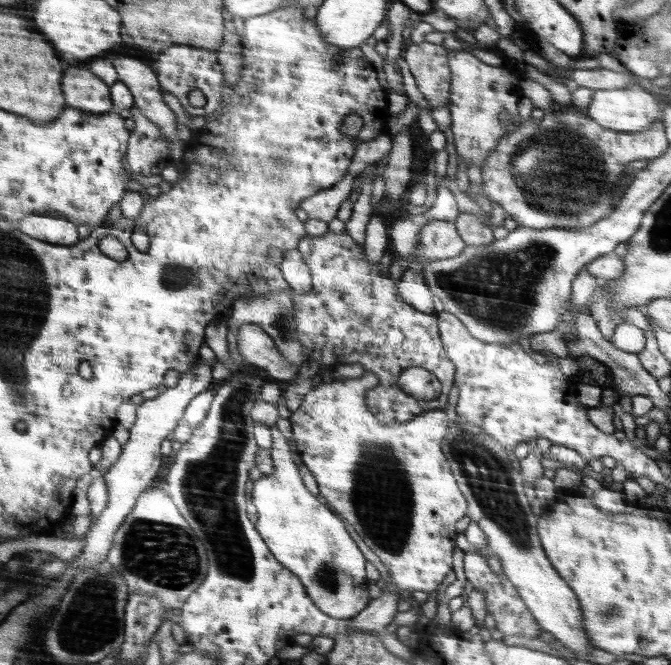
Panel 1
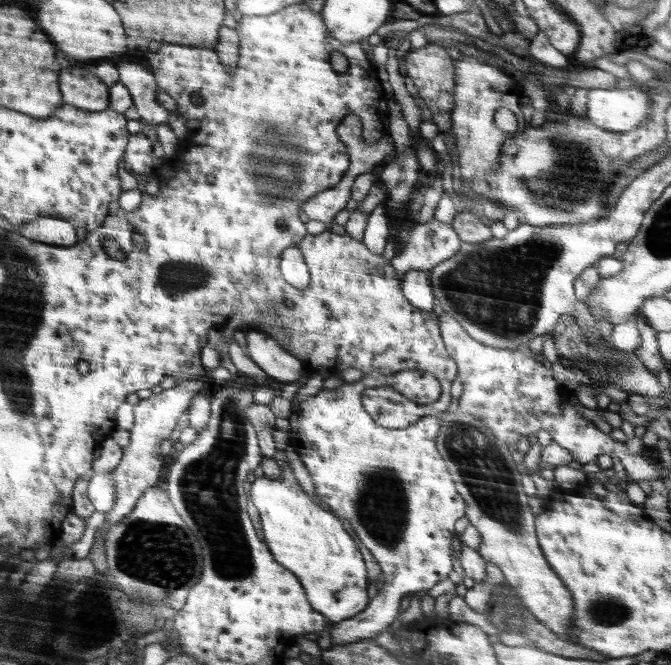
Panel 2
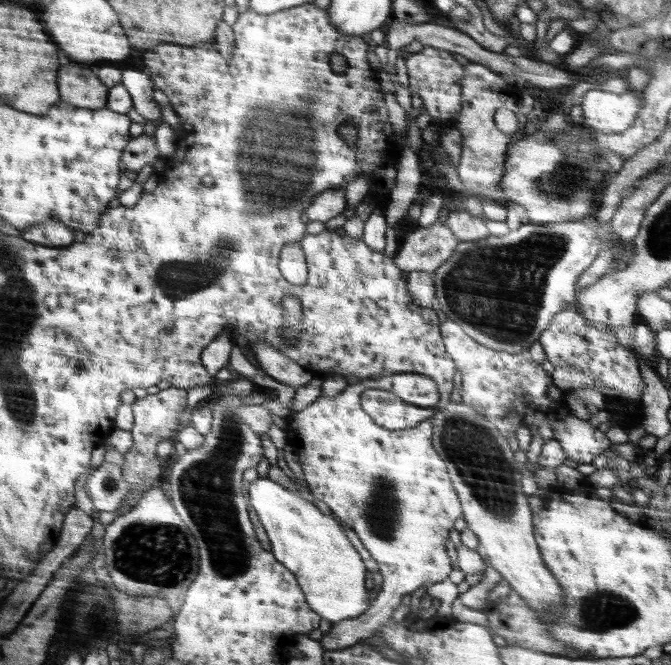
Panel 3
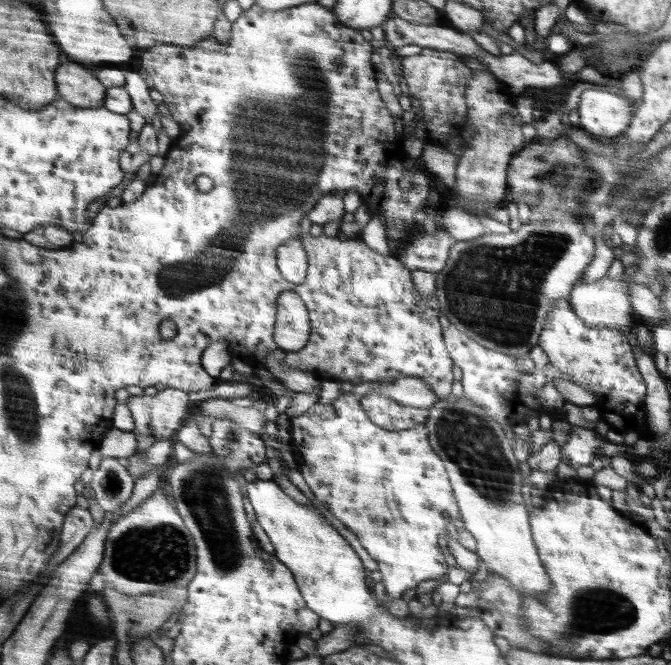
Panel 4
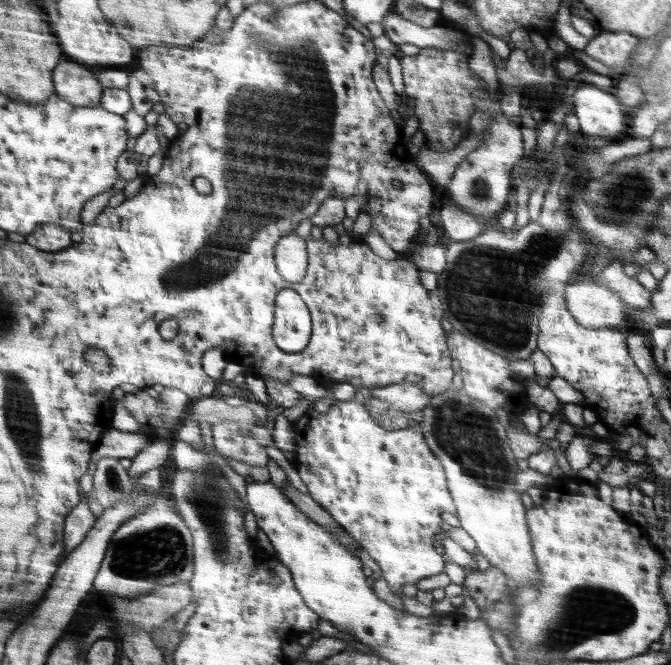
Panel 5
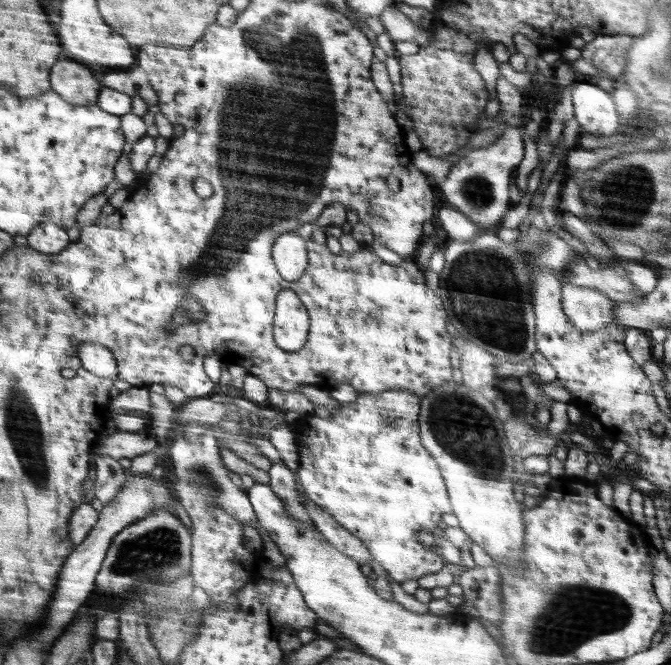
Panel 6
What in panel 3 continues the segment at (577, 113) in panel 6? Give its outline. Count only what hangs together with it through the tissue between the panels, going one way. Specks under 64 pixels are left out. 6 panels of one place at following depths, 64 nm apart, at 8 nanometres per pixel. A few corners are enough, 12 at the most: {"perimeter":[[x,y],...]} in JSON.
{"perimeter":[[591,89],[583,124],[621,133],[638,118],[642,94]]}

